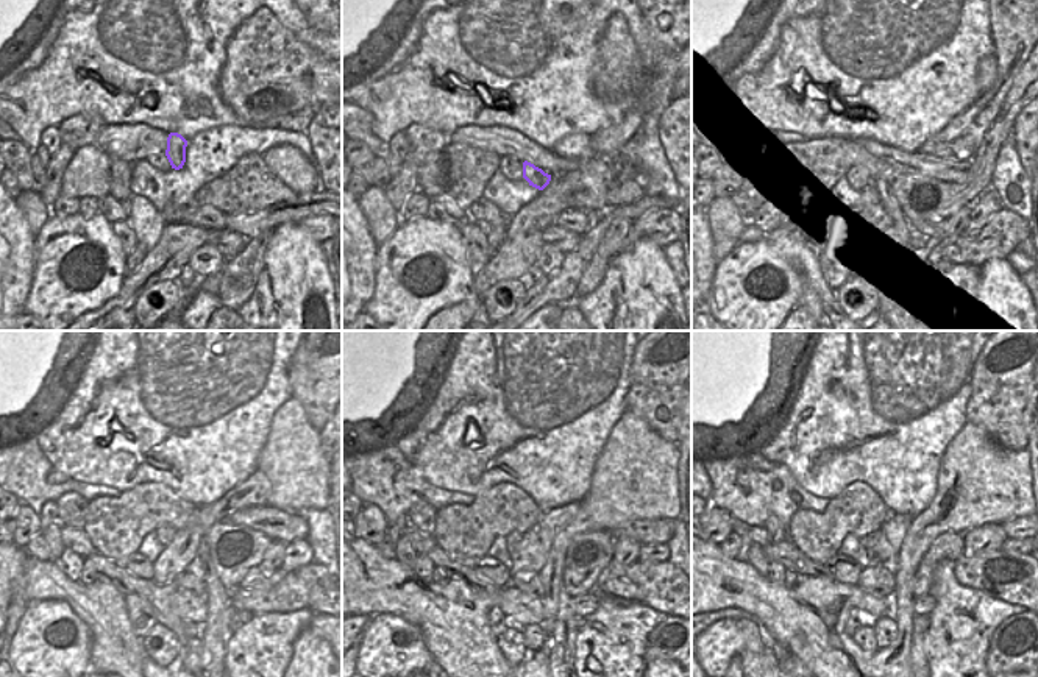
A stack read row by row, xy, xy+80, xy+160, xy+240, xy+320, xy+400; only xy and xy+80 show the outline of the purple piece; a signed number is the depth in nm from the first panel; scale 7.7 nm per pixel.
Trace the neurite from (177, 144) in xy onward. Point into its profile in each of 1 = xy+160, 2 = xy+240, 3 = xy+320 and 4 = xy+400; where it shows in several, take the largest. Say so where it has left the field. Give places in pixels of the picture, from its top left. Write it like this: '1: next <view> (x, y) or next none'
1: next xy+160 (888, 202)
2: next xy+240 (216, 629)
3: next xy+320 (564, 629)
4: next xy+400 (917, 646)

